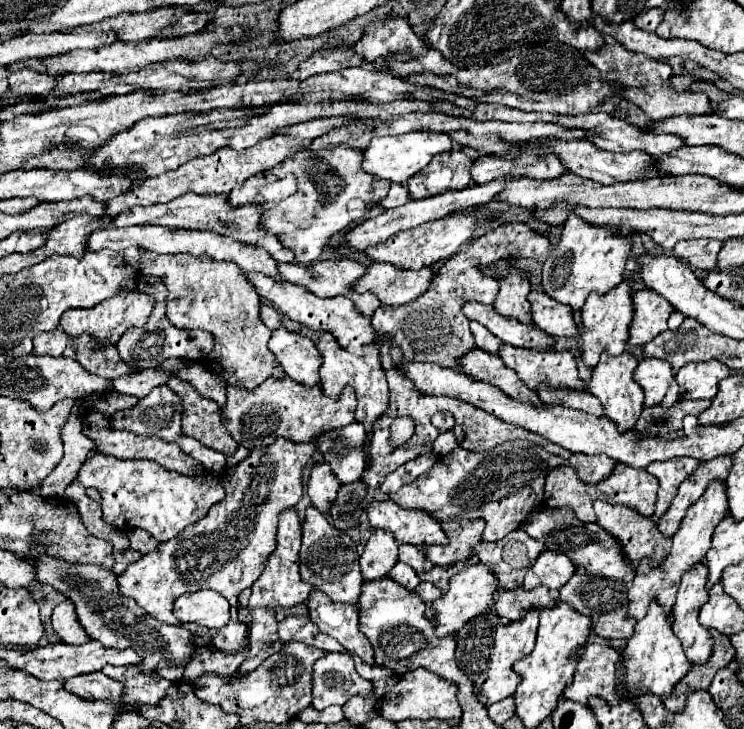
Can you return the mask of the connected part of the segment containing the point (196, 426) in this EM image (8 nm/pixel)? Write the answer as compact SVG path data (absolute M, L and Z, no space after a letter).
M170 376L166 386L170 386L182 400L182 432L226 456L234 454L238 444L220 422L218 404L198 394L196 388L180 376Z

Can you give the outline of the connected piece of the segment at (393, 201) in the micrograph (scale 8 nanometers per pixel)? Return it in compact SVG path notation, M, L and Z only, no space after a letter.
M390 184L390 192L386 194L386 198L380 202L384 208L396 208L396 206L402 206L410 200L408 192L404 186L400 184Z

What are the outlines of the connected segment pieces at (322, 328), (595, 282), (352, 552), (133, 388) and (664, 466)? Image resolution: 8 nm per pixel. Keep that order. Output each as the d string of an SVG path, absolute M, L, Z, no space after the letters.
M258 272L246 276L250 280L250 284L256 288L256 292L266 298L270 304L274 304L284 316L288 316L290 320L300 322L302 326L308 326L310 330L318 330L318 332L332 332L334 338L338 340L338 344L342 348L346 348L348 352L360 352L360 348L368 342L374 342L374 330L370 328L370 318L362 316L360 312L356 312L354 304L344 298L344 296L336 296L336 298L320 298L320 296L312 296L312 292L308 292L302 286L290 284L290 282L276 282L270 280L268 276L262 276Z
M570 214L560 244L552 250L542 268L542 288L552 298L558 298L562 304L580 310L590 292L606 294L606 290L618 286L624 278L624 268L632 252L634 234L618 236L618 228L604 228L582 220L576 214Z
M308 508L306 510L306 520L302 524L302 548L300 548L300 576L304 582L312 584L314 588L322 590L328 598L332 598L334 602L344 602L344 604L354 604L358 606L358 598L360 598L360 586L362 586L362 574L358 568L358 548L356 542L346 534L336 530L330 522L328 516L322 516L322 512L318 512L316 508Z
M144 370L144 372L138 372L138 374L122 376L114 384L116 384L118 392L132 394L136 398L144 398L152 388L156 388L158 384L164 384L168 380L168 376L170 374L160 372L160 370Z
M674 458L674 460L664 460L664 462L652 462L648 464L646 472L658 478L660 488L658 488L658 500L654 508L654 516L662 518L674 498L674 492L678 490L678 484L694 472L698 466L698 460L694 458Z

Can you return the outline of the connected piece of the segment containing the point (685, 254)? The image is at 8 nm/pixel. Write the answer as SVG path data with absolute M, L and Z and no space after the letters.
M686 240L674 246L674 256L680 258L690 268L698 268L702 272L714 270L714 260L722 242L716 240Z

